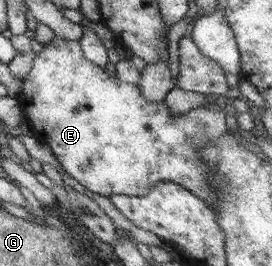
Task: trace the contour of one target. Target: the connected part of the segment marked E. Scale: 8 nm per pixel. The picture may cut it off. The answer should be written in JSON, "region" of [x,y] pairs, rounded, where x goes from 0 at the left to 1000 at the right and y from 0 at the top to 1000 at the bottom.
{"region":[[[210,132],[129,203],[121,252],[81,301],[77,346],[59,372],[118,477],[121,511],[173,541],[243,647],[320,714],[386,741],[415,729],[526,741],[577,688],[621,680],[688,707],[779,786],[790,778],[790,707],[776,699],[776,669],[761,669],[768,639],[739,560],[838,492],[827,414],[813,410],[827,402],[816,376],[805,402],[743,398],[673,432],[640,432],[607,372],[540,383],[511,316],[438,301],[404,256],[357,248],[316,222],[290,154]]]}

